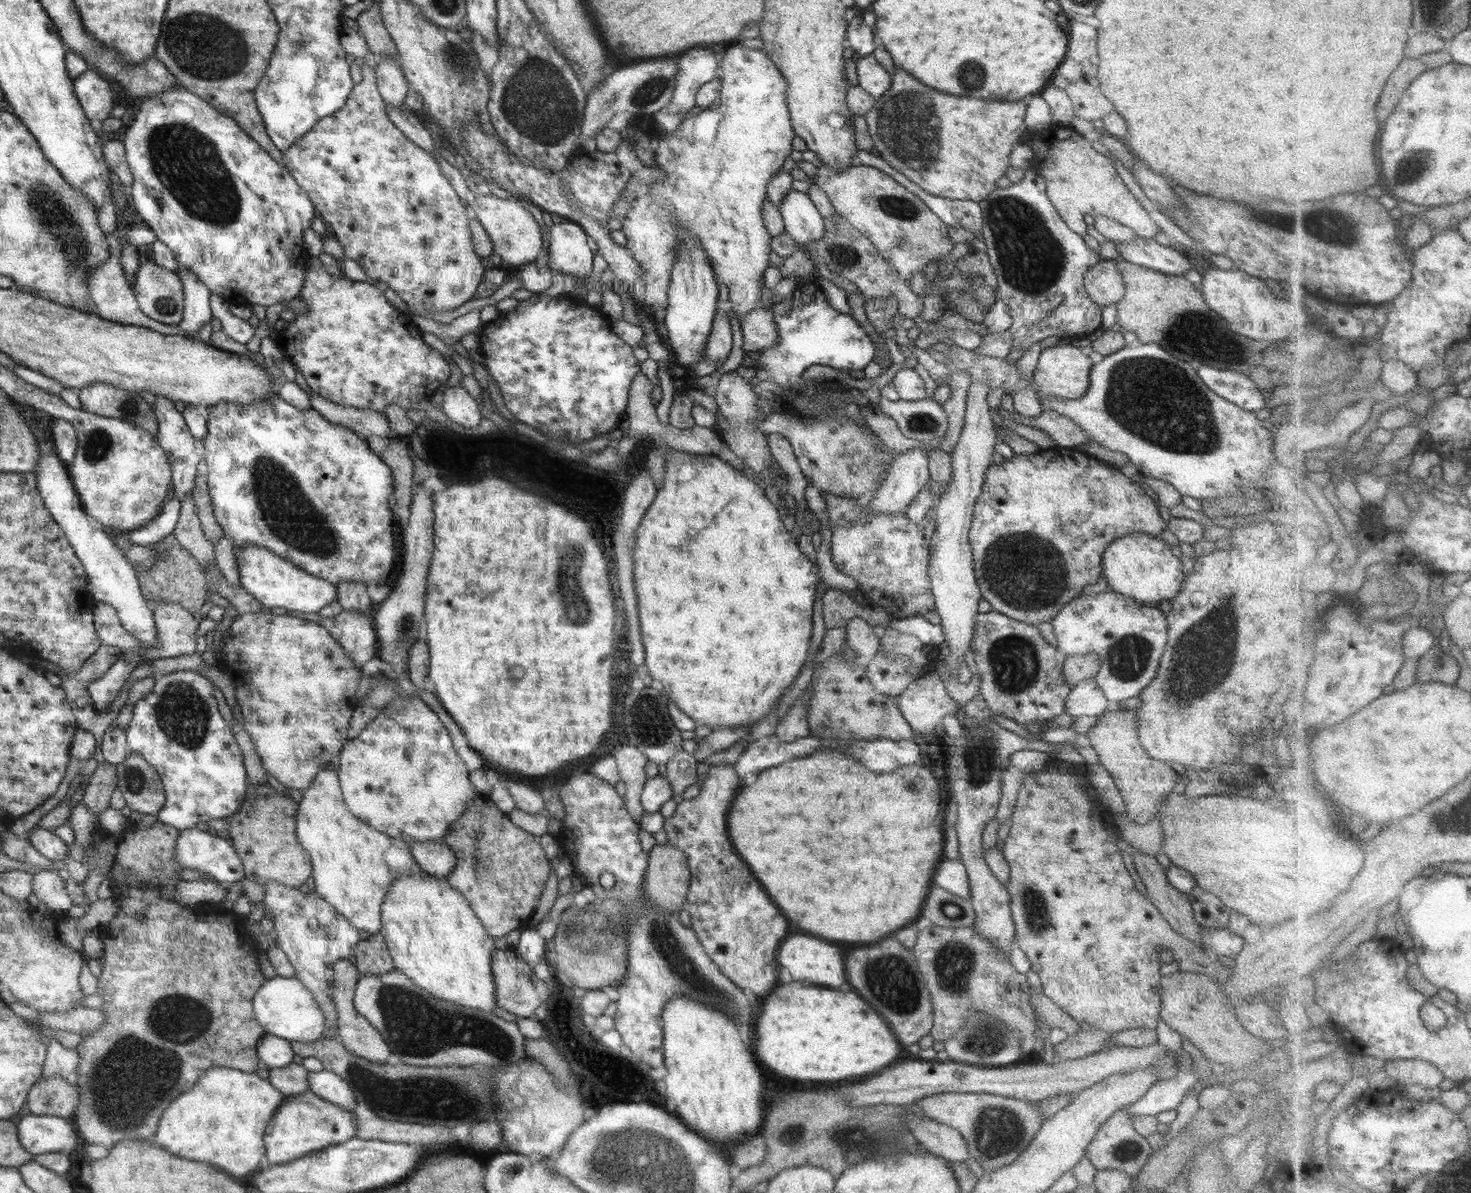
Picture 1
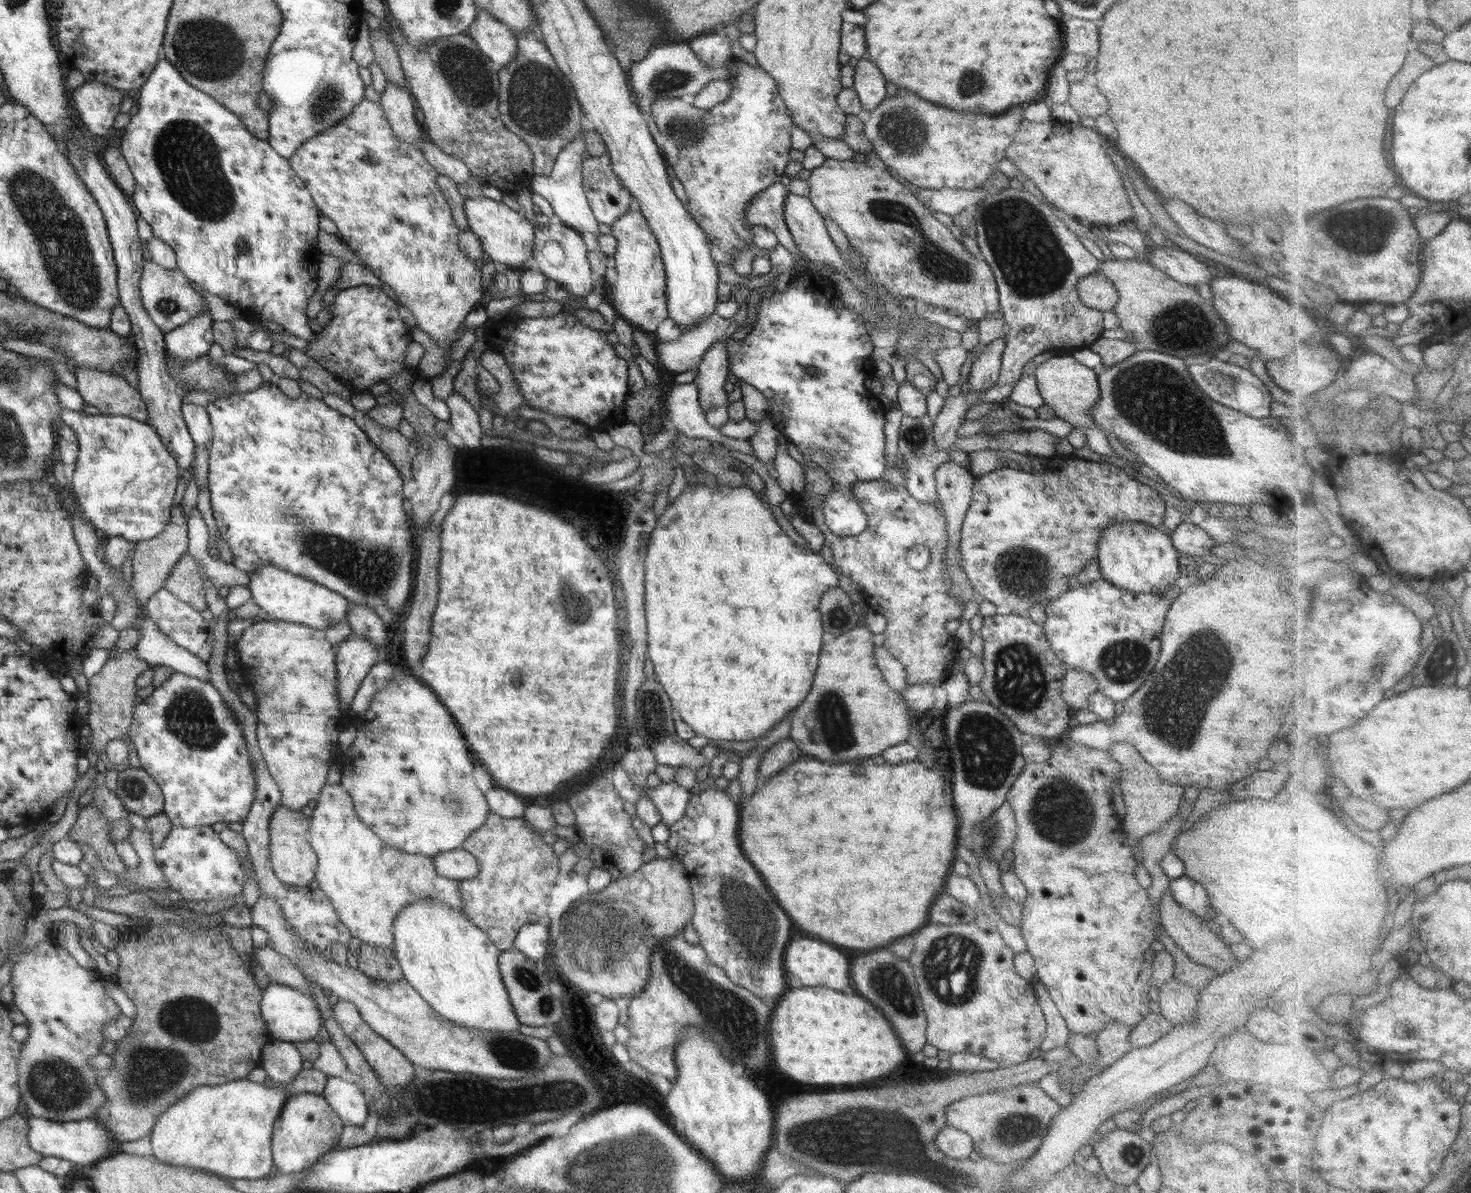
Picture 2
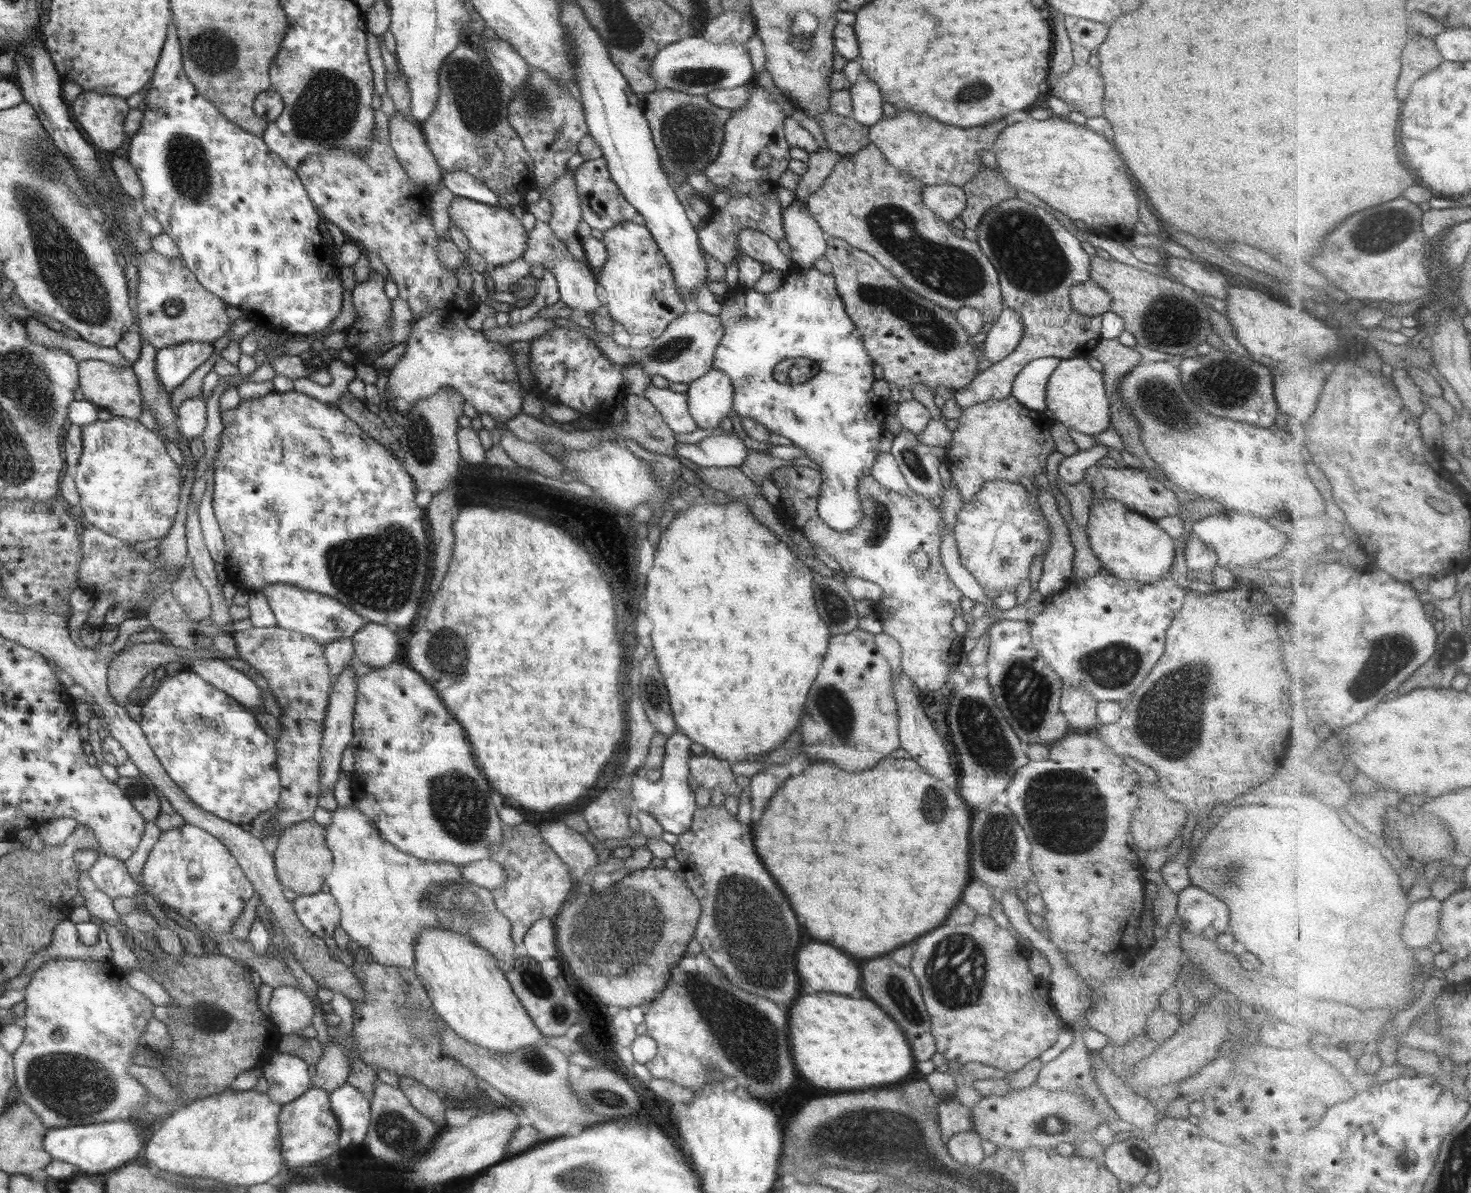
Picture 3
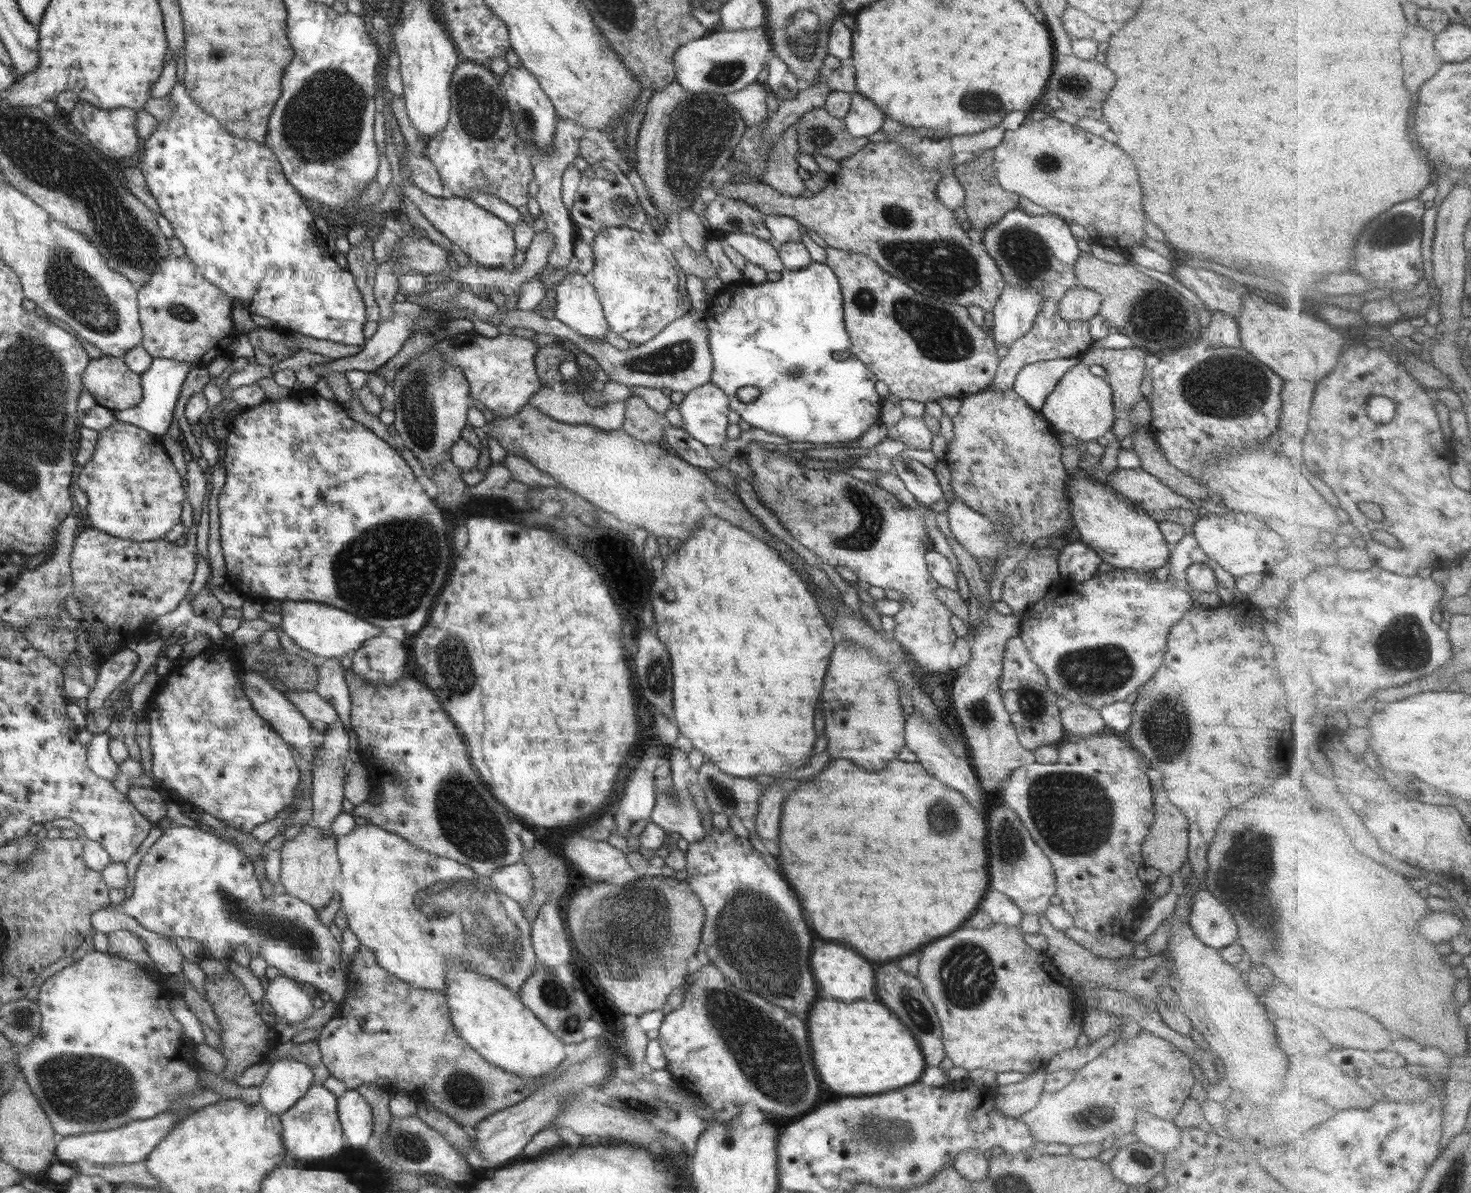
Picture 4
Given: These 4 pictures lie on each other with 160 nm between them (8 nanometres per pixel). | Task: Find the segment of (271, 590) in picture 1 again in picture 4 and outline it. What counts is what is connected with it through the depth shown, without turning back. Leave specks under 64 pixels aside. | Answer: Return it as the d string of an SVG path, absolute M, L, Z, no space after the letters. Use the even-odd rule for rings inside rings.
M294 600L283 601L280 606L283 630L292 640L312 652L322 660L327 658L342 658L352 650L357 651L369 639L380 636L383 628L370 624L370 621L362 620L362 617L354 616L354 613L346 612L340 607L316 602L294 602Z

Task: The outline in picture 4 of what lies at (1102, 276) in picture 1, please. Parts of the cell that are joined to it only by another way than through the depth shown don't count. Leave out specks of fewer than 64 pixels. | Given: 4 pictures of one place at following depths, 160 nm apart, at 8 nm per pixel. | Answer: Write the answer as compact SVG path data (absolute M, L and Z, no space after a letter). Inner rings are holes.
M1078 286L1067 290L1058 303L1059 316L1069 321L1089 321L1099 314L1101 302L1098 292Z

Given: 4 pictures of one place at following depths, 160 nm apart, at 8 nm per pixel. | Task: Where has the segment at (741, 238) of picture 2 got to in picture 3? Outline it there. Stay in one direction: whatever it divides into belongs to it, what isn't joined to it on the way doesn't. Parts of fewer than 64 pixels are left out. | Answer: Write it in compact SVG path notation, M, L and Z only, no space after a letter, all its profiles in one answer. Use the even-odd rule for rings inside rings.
M757 81L750 82L749 99L746 106L732 111L730 120L724 124L724 136L718 156L703 170L703 174L712 183L720 188L719 192L728 197L737 197L752 193L763 194L779 187L778 179L788 170L790 162L790 145L784 134L786 114L774 96L758 85Z

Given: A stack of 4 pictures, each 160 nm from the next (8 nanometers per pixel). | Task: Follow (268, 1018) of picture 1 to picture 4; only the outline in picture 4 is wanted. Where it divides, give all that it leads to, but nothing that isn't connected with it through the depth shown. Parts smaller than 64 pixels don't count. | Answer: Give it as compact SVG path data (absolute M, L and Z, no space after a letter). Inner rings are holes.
M282 975L270 979L266 988L266 999L276 1016L289 1024L308 1020L314 1015L310 996L294 979Z

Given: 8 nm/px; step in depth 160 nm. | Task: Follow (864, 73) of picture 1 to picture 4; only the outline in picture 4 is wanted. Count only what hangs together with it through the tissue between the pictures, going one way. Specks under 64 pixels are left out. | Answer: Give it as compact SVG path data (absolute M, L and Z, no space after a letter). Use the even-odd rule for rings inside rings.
M856 92L851 97L851 108L843 119L848 132L855 137L869 137L881 130L885 121L882 110L874 104L873 100Z

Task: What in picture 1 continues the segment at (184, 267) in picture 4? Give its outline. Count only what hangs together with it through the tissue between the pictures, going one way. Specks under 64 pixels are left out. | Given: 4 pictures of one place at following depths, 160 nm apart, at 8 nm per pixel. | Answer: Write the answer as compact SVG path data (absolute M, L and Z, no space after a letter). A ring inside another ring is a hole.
M144 261L136 271L133 291L140 310L166 325L178 325L182 318L182 283L177 272L155 262Z

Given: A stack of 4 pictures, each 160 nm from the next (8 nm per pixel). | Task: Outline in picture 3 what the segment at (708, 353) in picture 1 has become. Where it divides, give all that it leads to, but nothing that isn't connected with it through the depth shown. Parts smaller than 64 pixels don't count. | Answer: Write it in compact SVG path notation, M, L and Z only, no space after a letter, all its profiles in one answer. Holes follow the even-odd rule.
M710 369L688 386L688 406L697 428L715 429L733 408L734 389L730 377Z

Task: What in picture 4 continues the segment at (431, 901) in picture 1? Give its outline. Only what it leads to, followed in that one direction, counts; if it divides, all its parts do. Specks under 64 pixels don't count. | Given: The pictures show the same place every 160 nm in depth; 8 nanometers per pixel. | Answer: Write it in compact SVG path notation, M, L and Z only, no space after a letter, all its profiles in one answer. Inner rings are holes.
M454 959L450 970L445 975L446 1001L450 1004L450 1013L454 1028L461 1037L474 1049L481 1053L482 1058L499 1066L504 1072L526 1078L546 1076L550 1070L556 1071L562 1060L565 1059L566 1045L552 1034L546 1025L519 1000L519 994L512 992L506 985L499 983L492 977L466 970L462 962Z

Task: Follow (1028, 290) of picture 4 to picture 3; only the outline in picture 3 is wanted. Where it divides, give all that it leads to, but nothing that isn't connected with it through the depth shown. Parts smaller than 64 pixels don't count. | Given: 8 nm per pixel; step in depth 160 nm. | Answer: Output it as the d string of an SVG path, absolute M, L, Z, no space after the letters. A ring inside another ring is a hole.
M1005 308L998 320L992 325L987 337L983 341L983 358L988 358L990 364L1004 360L1018 346L1022 338L1023 324L1019 314Z

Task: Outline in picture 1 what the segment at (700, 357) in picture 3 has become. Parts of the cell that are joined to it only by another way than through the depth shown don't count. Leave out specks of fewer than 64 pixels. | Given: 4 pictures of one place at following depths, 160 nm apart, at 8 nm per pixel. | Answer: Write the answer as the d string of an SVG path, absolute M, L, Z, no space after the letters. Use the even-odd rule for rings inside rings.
M759 303L741 322L743 332L743 350L749 356L758 350L772 348L777 344L779 332L774 322L772 310L766 310Z

